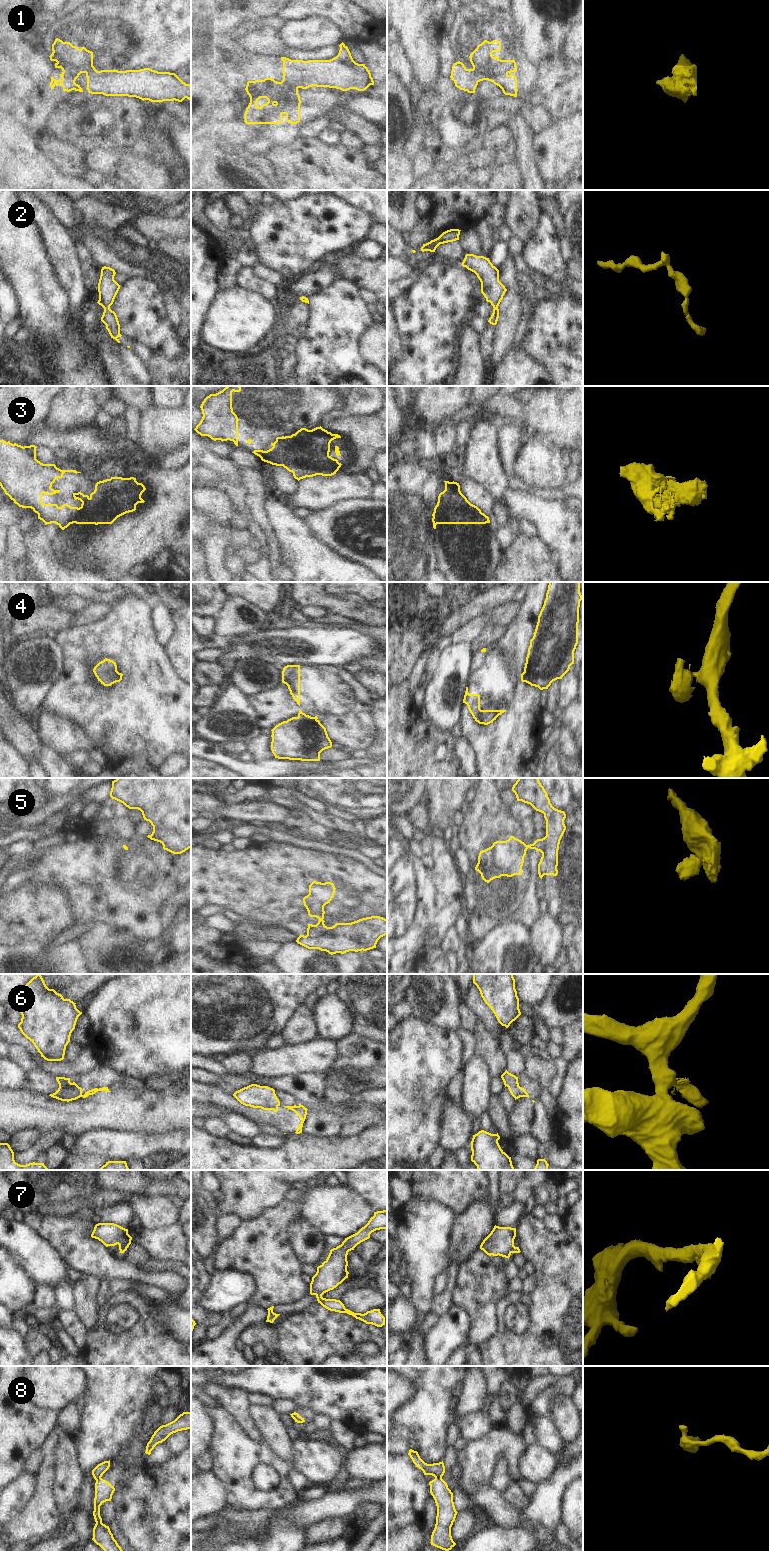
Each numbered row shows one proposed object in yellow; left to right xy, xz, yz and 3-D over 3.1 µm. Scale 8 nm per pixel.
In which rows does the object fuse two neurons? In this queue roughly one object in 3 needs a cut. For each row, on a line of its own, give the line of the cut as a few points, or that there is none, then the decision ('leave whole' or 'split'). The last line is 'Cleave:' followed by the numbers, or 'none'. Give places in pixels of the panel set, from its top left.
1: cut in xz along (283, 79), (297, 88); split
2: no cut; leave whole
3: cut in xy along (89, 498), (87, 508), (74, 522); split
4: cut in xy along (119, 673), (119, 678), (116, 681); split
5: cut in xz along (319, 918), (322, 920); split
6: cut in xy along (79, 1087), (80, 1096); split
7: cut in xz along (316, 1295), (321, 1296); split
8: cut in yz along (441, 1477), (435, 1479); split
Cleave: 1, 3, 4, 5, 6, 7, 8

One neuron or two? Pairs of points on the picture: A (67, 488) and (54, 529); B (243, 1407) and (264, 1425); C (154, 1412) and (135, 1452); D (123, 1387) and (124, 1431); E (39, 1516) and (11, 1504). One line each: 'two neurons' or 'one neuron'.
A: one neuron
B: two neurons
C: one neuron
D: one neuron
E: two neurons

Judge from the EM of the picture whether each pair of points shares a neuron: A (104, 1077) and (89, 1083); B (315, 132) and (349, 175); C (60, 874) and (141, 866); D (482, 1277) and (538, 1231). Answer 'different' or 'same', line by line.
A: same
B: different
C: same
D: different

